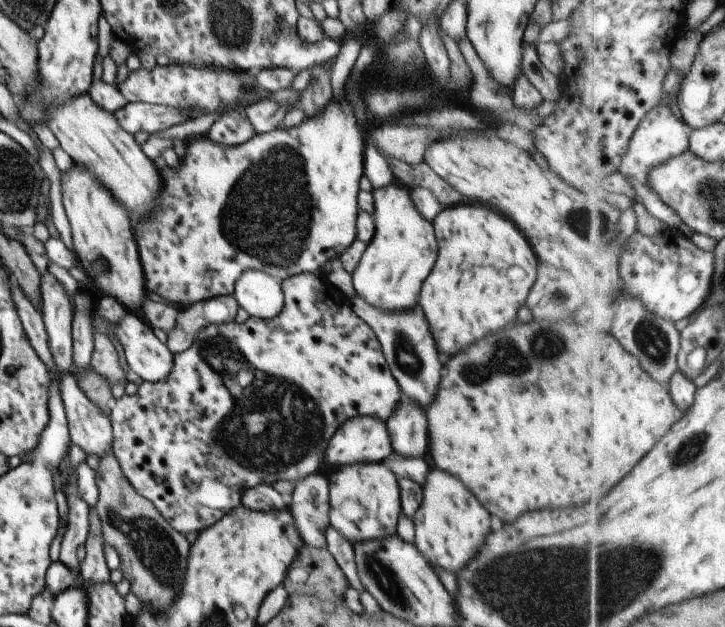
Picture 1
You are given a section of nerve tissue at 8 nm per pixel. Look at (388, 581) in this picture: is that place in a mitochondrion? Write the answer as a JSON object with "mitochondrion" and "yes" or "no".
{"mitochondrion":"yes"}

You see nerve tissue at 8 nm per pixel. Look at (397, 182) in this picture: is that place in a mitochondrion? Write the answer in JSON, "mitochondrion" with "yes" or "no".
{"mitochondrion":"no"}

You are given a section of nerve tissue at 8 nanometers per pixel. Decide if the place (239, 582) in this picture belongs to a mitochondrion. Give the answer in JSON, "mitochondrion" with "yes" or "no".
{"mitochondrion":"no"}

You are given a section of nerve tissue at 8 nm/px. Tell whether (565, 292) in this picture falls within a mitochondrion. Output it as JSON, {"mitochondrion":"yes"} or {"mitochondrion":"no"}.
{"mitochondrion":"yes"}

